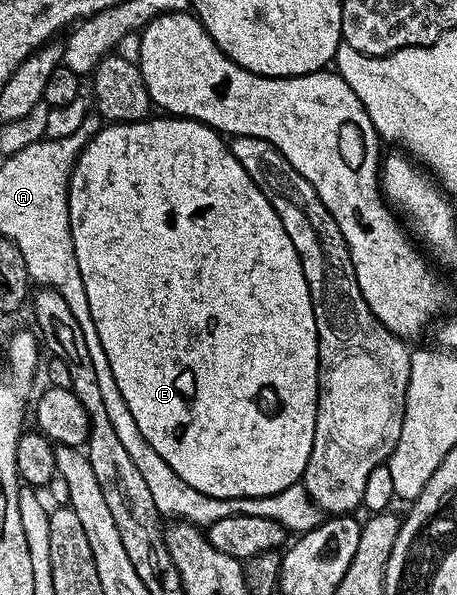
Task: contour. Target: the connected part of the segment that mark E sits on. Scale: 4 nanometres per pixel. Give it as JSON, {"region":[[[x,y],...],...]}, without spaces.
{"region":[[[150,117],[142,123],[114,123],[94,135],[93,140],[85,147],[77,159],[77,166],[73,168],[73,175],[69,178],[69,224],[71,237],[75,245],[75,257],[79,261],[79,273],[83,273],[83,285],[87,289],[87,305],[91,305],[91,321],[95,321],[95,329],[99,329],[99,341],[103,341],[103,353],[107,353],[107,361],[111,361],[111,373],[115,373],[115,381],[123,398],[127,400],[127,409],[131,409],[135,422],[147,442],[191,489],[199,489],[199,493],[207,493],[207,497],[216,499],[263,499],[283,493],[292,486],[300,484],[305,477],[305,470],[311,461],[311,453],[315,445],[315,429],[317,428],[317,402],[319,401],[319,333],[315,321],[315,305],[311,297],[311,289],[307,285],[307,273],[303,273],[303,261],[291,245],[291,237],[287,237],[287,229],[283,229],[283,221],[279,221],[279,213],[271,209],[271,201],[263,197],[259,185],[251,181],[247,169],[235,161],[230,144],[223,138],[221,132],[214,131],[206,123],[196,123],[194,119],[178,119],[176,117]]]}

